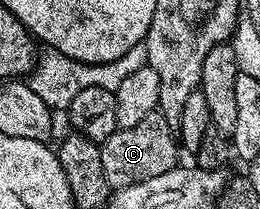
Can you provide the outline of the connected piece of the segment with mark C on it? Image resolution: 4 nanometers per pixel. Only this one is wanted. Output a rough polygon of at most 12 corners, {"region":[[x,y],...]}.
{"region":[[159,111],[100,145],[116,191],[175,168],[178,141]]}

